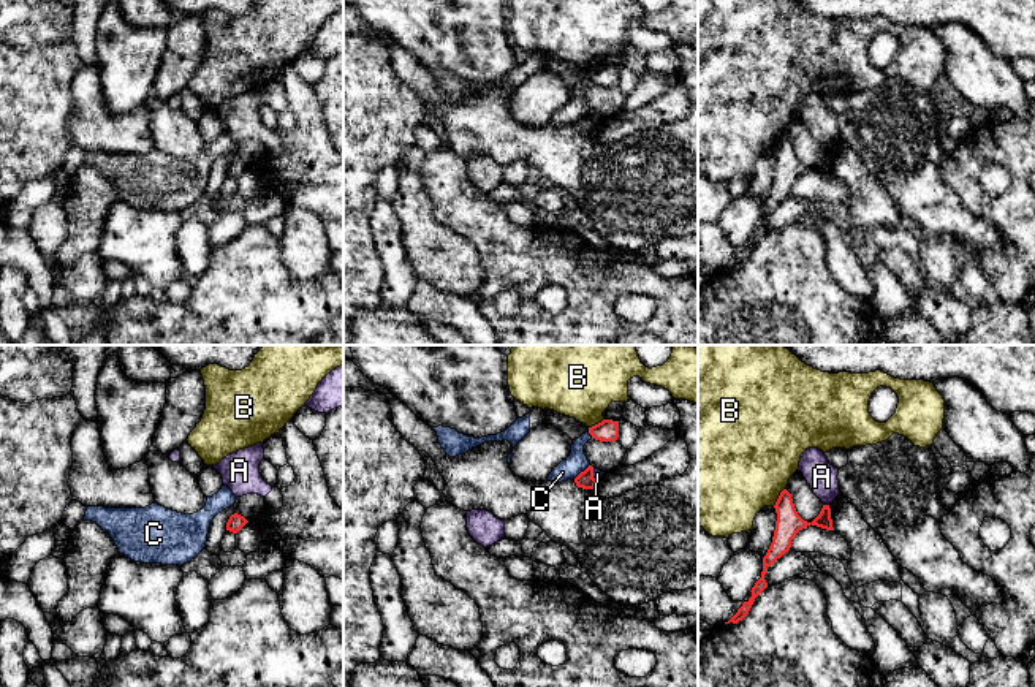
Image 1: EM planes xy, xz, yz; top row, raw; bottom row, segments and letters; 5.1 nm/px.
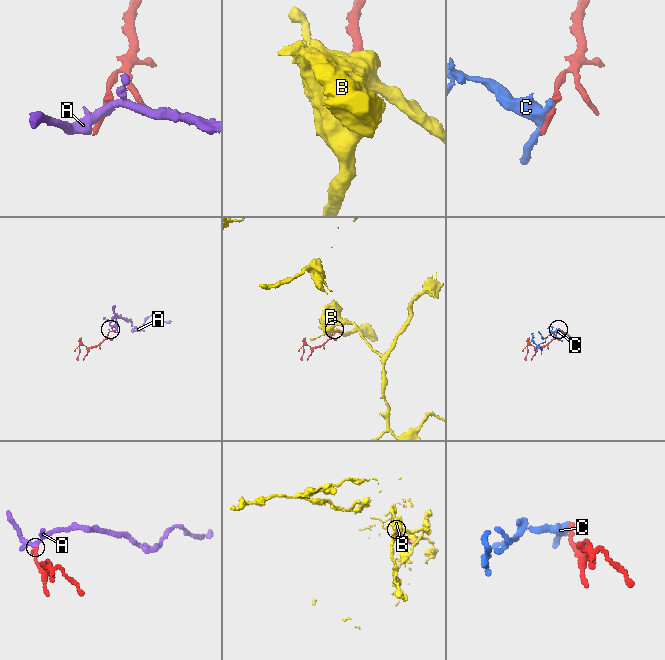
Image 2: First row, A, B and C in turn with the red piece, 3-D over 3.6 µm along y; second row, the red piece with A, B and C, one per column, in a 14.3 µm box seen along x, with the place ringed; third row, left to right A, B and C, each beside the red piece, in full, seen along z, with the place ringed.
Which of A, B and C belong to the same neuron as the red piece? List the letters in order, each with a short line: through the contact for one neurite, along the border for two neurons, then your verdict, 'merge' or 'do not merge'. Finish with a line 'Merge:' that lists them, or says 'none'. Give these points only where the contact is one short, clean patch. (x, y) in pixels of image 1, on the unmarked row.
A: yz (825, 149), (828, 151) | do not merge
B: yz (785, 133), (773, 151) | do not merge
C: xz (589, 110), (575, 124) | do not merge
Merge: none

